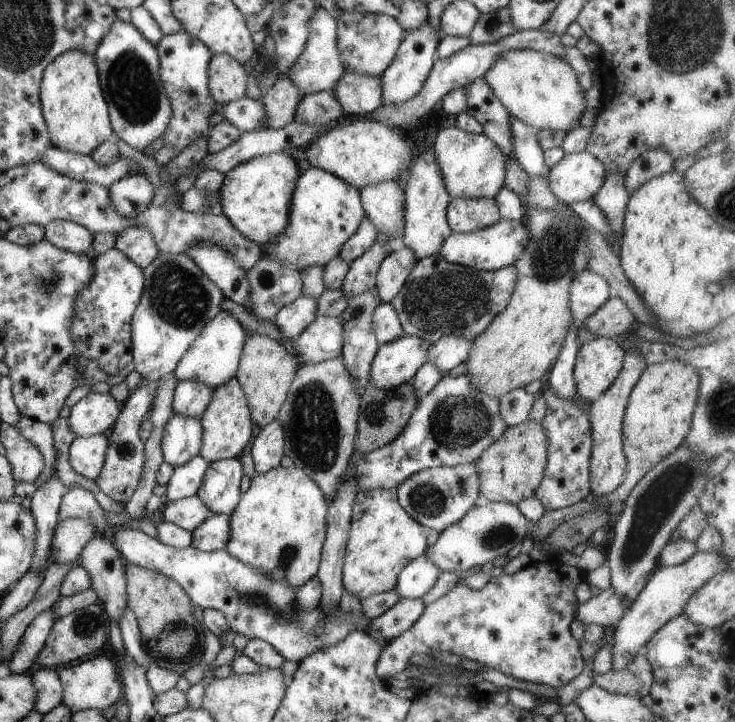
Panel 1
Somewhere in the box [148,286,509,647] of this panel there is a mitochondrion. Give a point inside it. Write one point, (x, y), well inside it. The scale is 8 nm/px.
(313, 427)

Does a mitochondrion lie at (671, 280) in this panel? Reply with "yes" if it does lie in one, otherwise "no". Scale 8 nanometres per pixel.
no

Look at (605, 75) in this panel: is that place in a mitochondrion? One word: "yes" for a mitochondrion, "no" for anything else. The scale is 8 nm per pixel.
no

